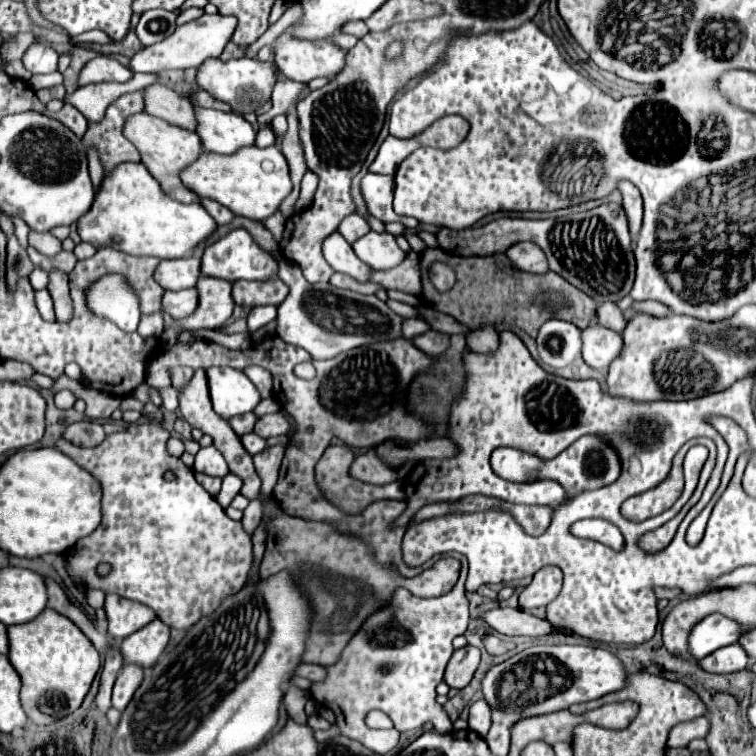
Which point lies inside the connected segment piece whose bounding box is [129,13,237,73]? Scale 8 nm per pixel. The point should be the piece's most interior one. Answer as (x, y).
(192, 43)

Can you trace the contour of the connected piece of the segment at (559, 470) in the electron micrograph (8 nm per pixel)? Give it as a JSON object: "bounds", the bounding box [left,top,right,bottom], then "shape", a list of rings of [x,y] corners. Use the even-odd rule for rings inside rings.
{"bounds":[491,435,621,497],"shape":[[[585,435],[571,443],[563,453],[553,459],[541,459],[537,455],[513,449],[513,447],[499,447],[491,455],[491,467],[497,475],[509,481],[537,481],[537,479],[554,479],[565,489],[567,495],[573,497],[583,489],[597,489],[603,485],[613,483],[621,475],[621,457],[617,455],[615,447],[607,443],[601,435]]]}

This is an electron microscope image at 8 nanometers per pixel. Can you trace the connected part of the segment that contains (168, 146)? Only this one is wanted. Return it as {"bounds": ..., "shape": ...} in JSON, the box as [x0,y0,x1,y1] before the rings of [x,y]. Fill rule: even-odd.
{"bounds":[125,113,203,203],"shape":[[[147,113],[141,115],[131,115],[125,123],[125,137],[139,149],[141,153],[141,161],[145,163],[145,167],[149,169],[149,173],[161,183],[161,187],[165,189],[167,195],[171,195],[173,199],[181,201],[181,203],[201,203],[201,197],[193,191],[189,191],[183,181],[179,179],[179,173],[189,167],[191,163],[195,163],[203,151],[201,139],[197,133],[193,131],[185,131],[181,127],[171,127],[169,123],[165,123],[163,119],[151,117]]]}

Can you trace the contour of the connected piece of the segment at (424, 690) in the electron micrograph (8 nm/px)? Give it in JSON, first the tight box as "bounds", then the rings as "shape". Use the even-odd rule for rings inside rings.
{"bounds":[311,553,473,751],"shape":[[[459,553],[451,557],[461,561],[461,577],[447,595],[421,599],[407,589],[399,589],[393,607],[377,611],[349,641],[341,661],[327,667],[327,679],[311,687],[311,697],[335,713],[335,725],[341,735],[357,739],[371,751],[381,749],[379,737],[373,737],[373,729],[365,725],[365,715],[371,709],[385,711],[401,733],[419,729],[427,721],[431,721],[439,733],[453,731],[453,722],[435,701],[435,687],[443,681],[445,665],[453,653],[451,641],[467,631],[473,617],[465,597],[468,561]]]}

